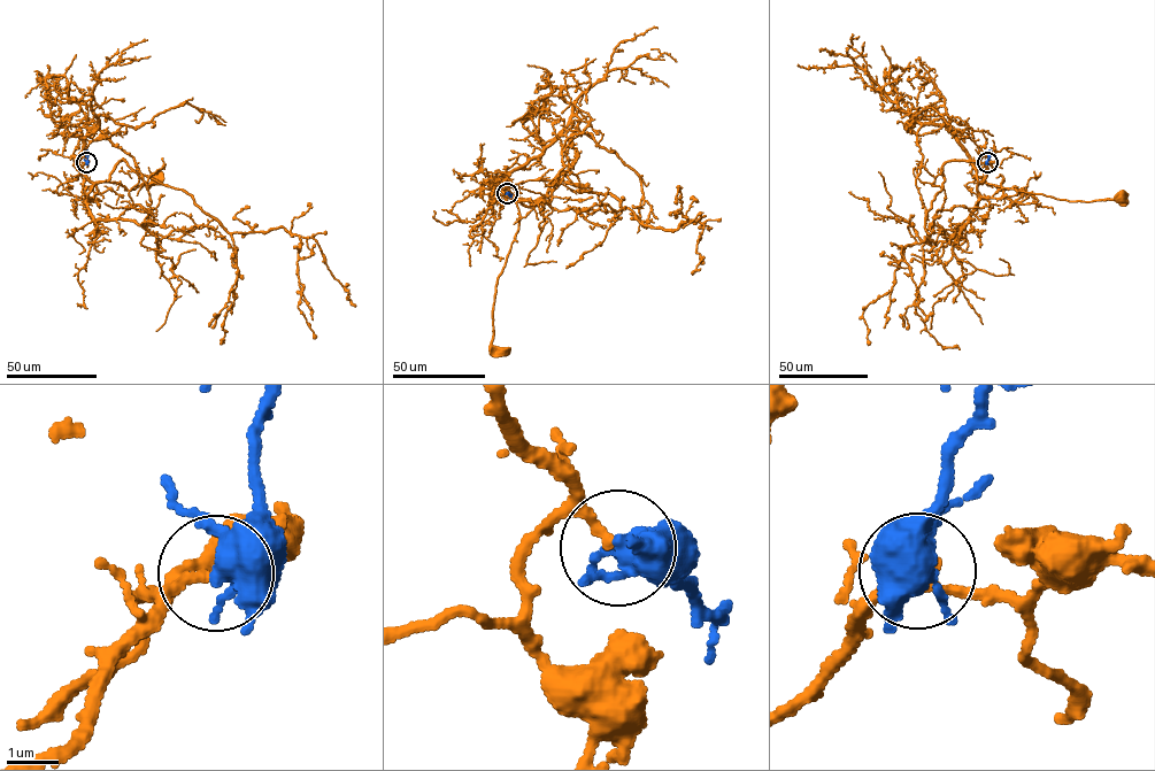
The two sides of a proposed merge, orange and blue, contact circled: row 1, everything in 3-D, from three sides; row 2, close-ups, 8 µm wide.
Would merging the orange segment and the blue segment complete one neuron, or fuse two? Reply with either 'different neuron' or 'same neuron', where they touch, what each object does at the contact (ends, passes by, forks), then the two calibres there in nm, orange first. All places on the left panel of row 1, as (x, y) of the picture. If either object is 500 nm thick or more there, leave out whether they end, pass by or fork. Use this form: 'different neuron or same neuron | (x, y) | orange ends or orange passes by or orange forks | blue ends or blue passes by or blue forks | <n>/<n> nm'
same neuron | (86, 162) | orange ends | blue forks | 190/400 nm

